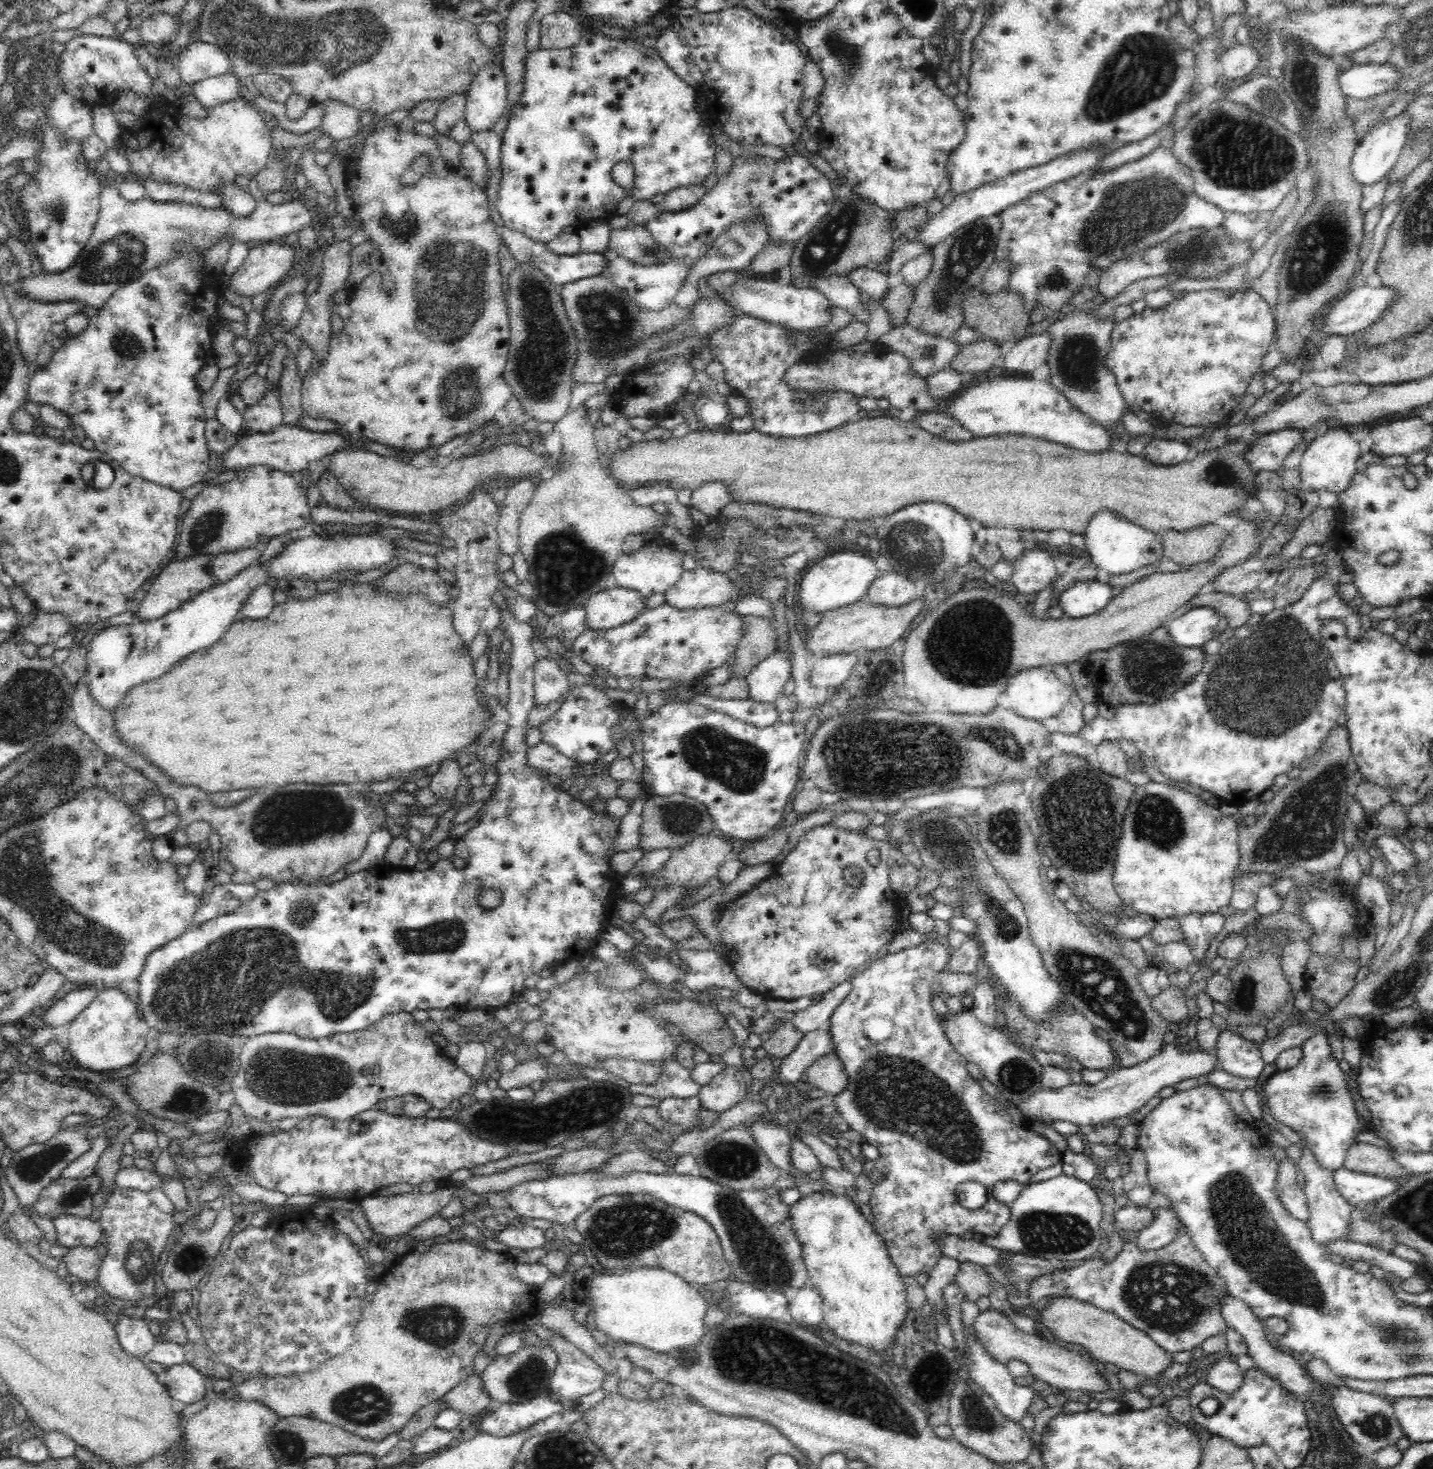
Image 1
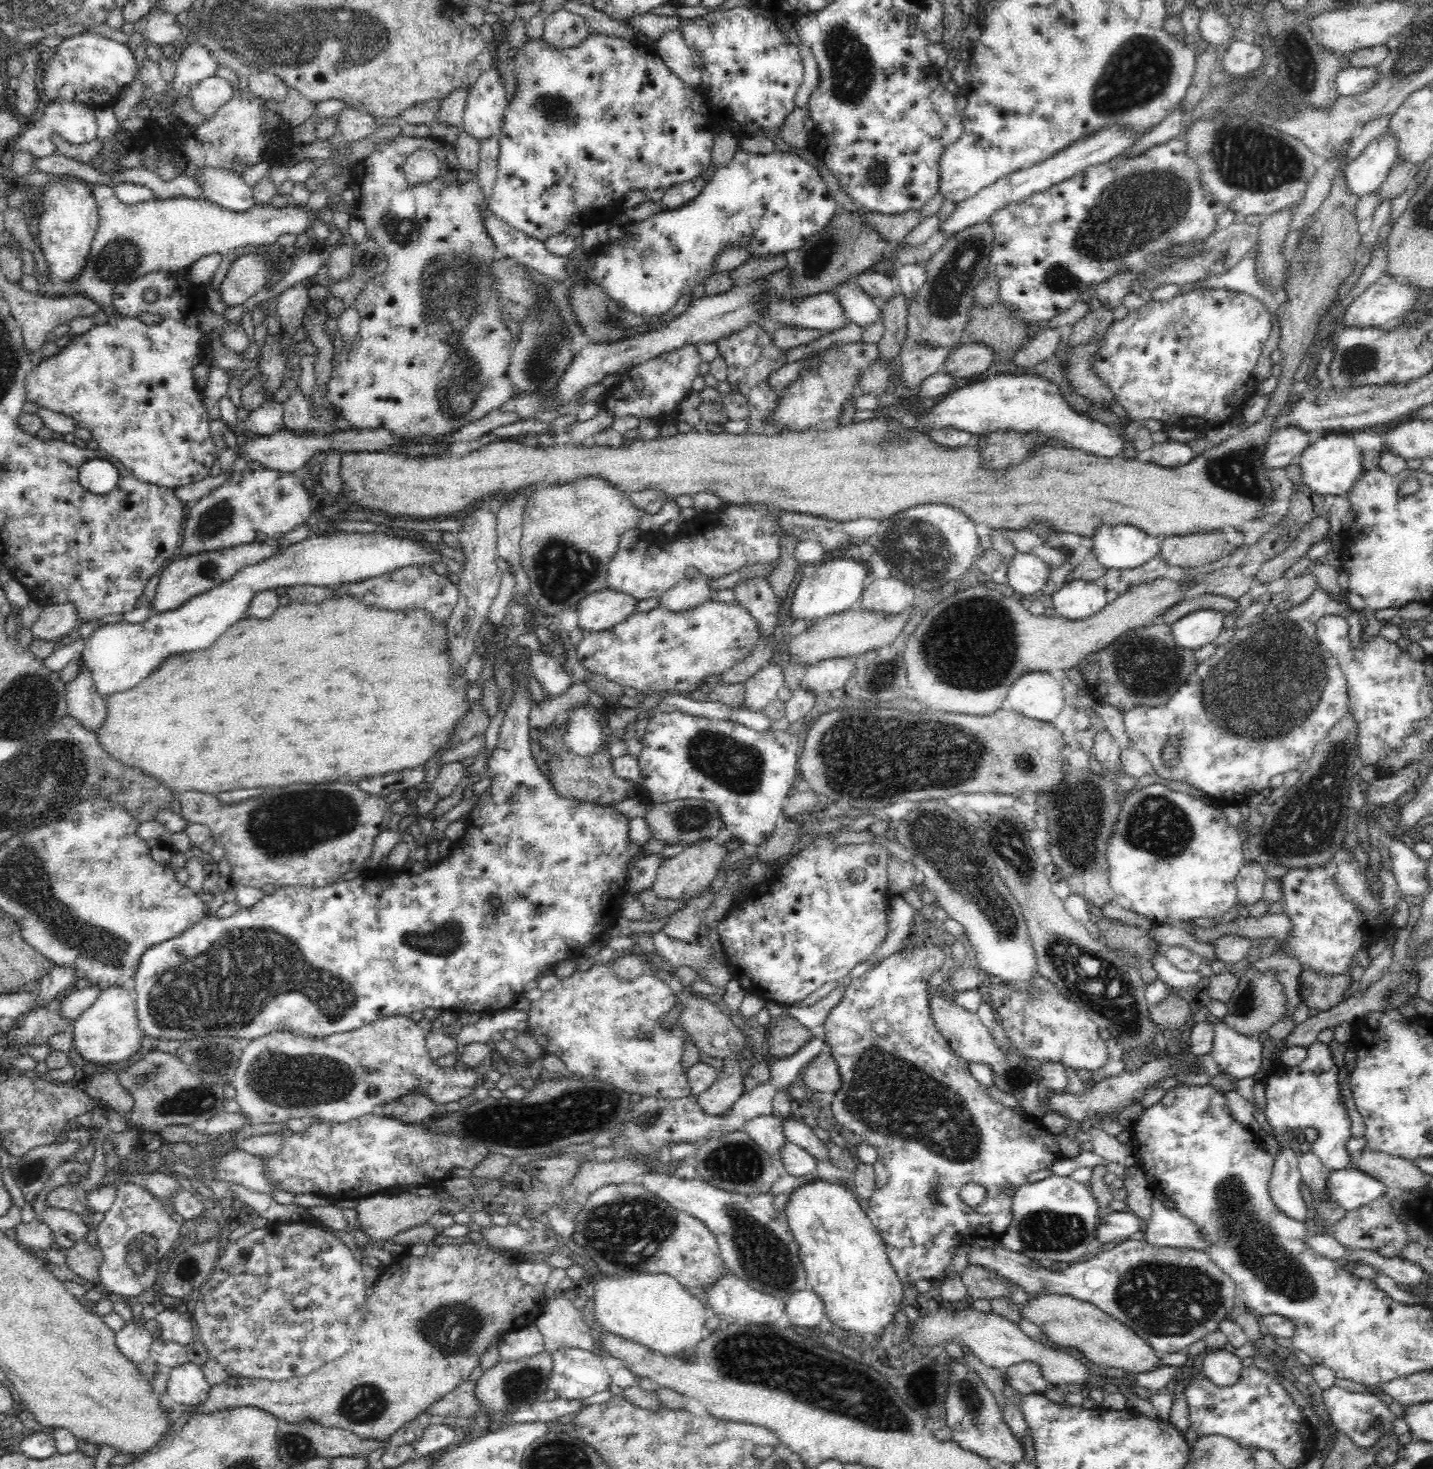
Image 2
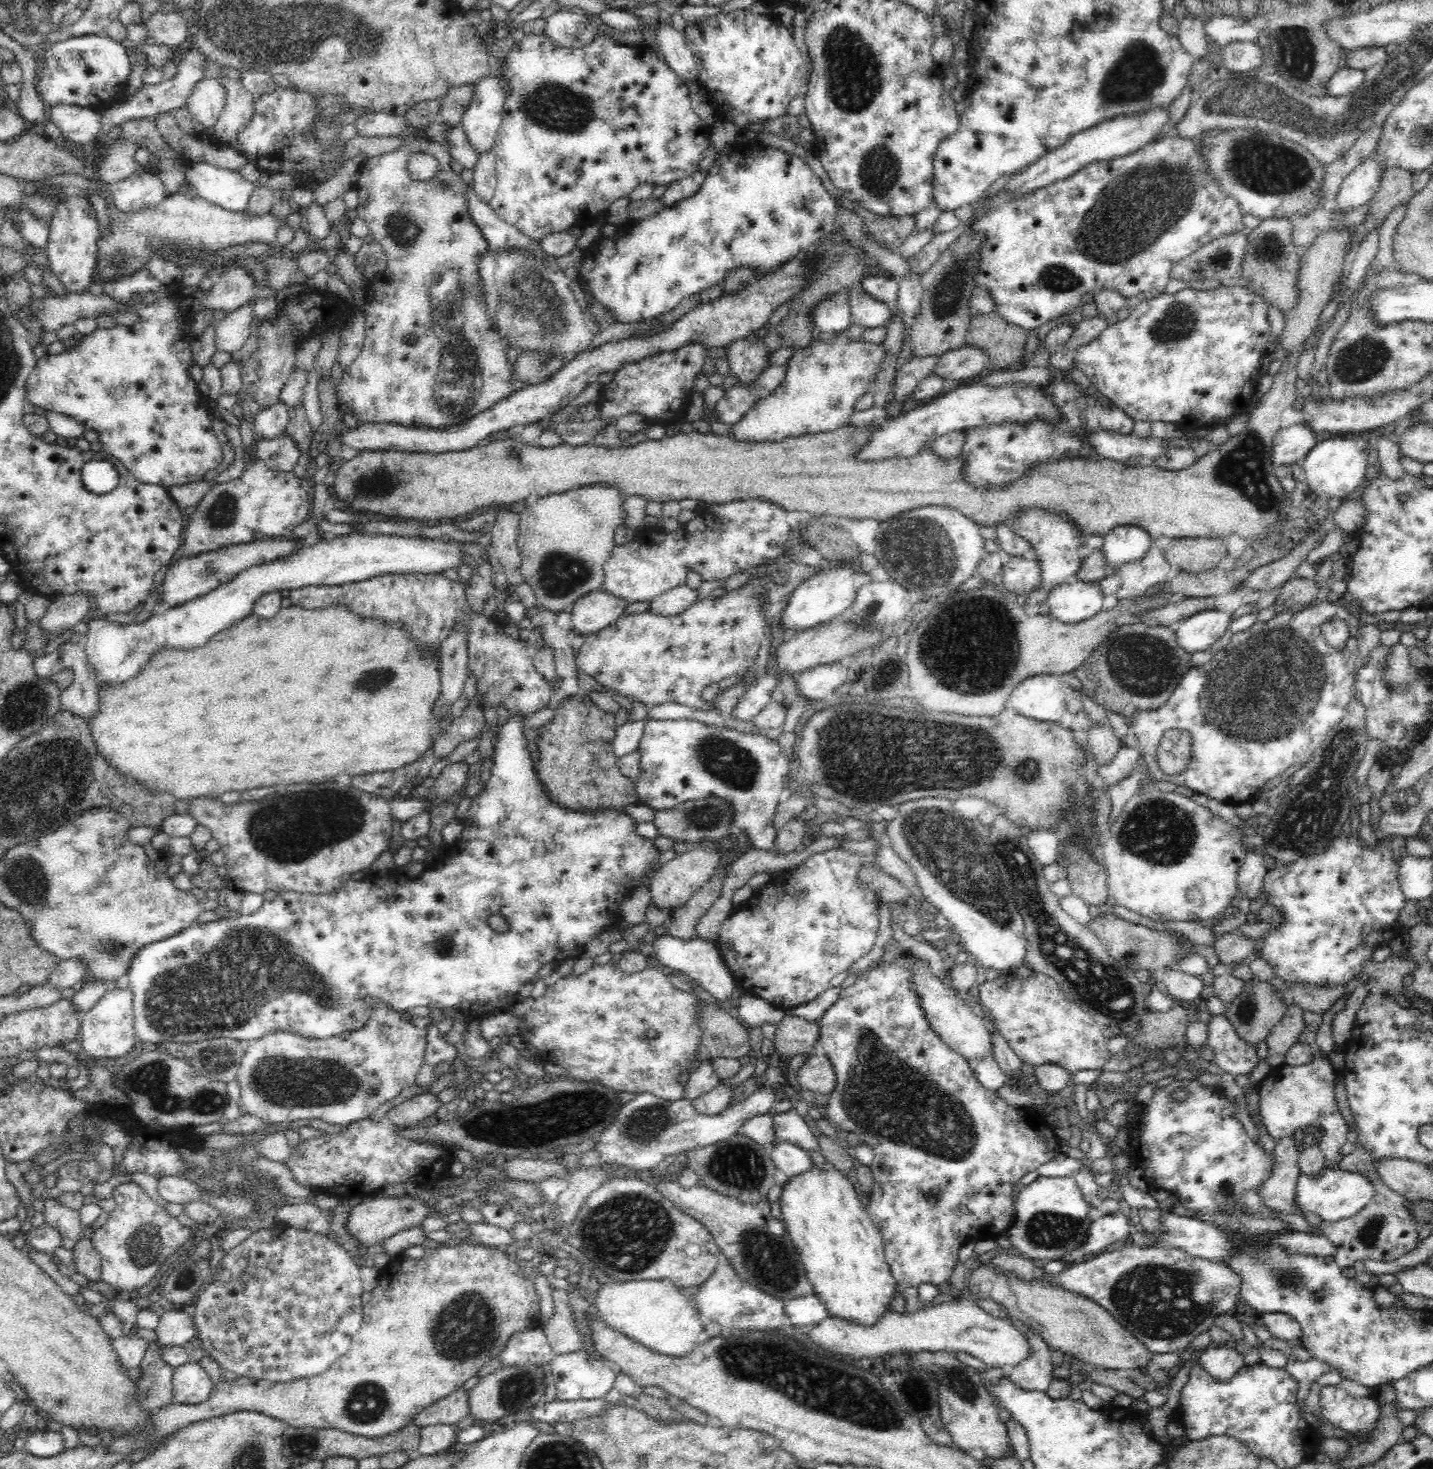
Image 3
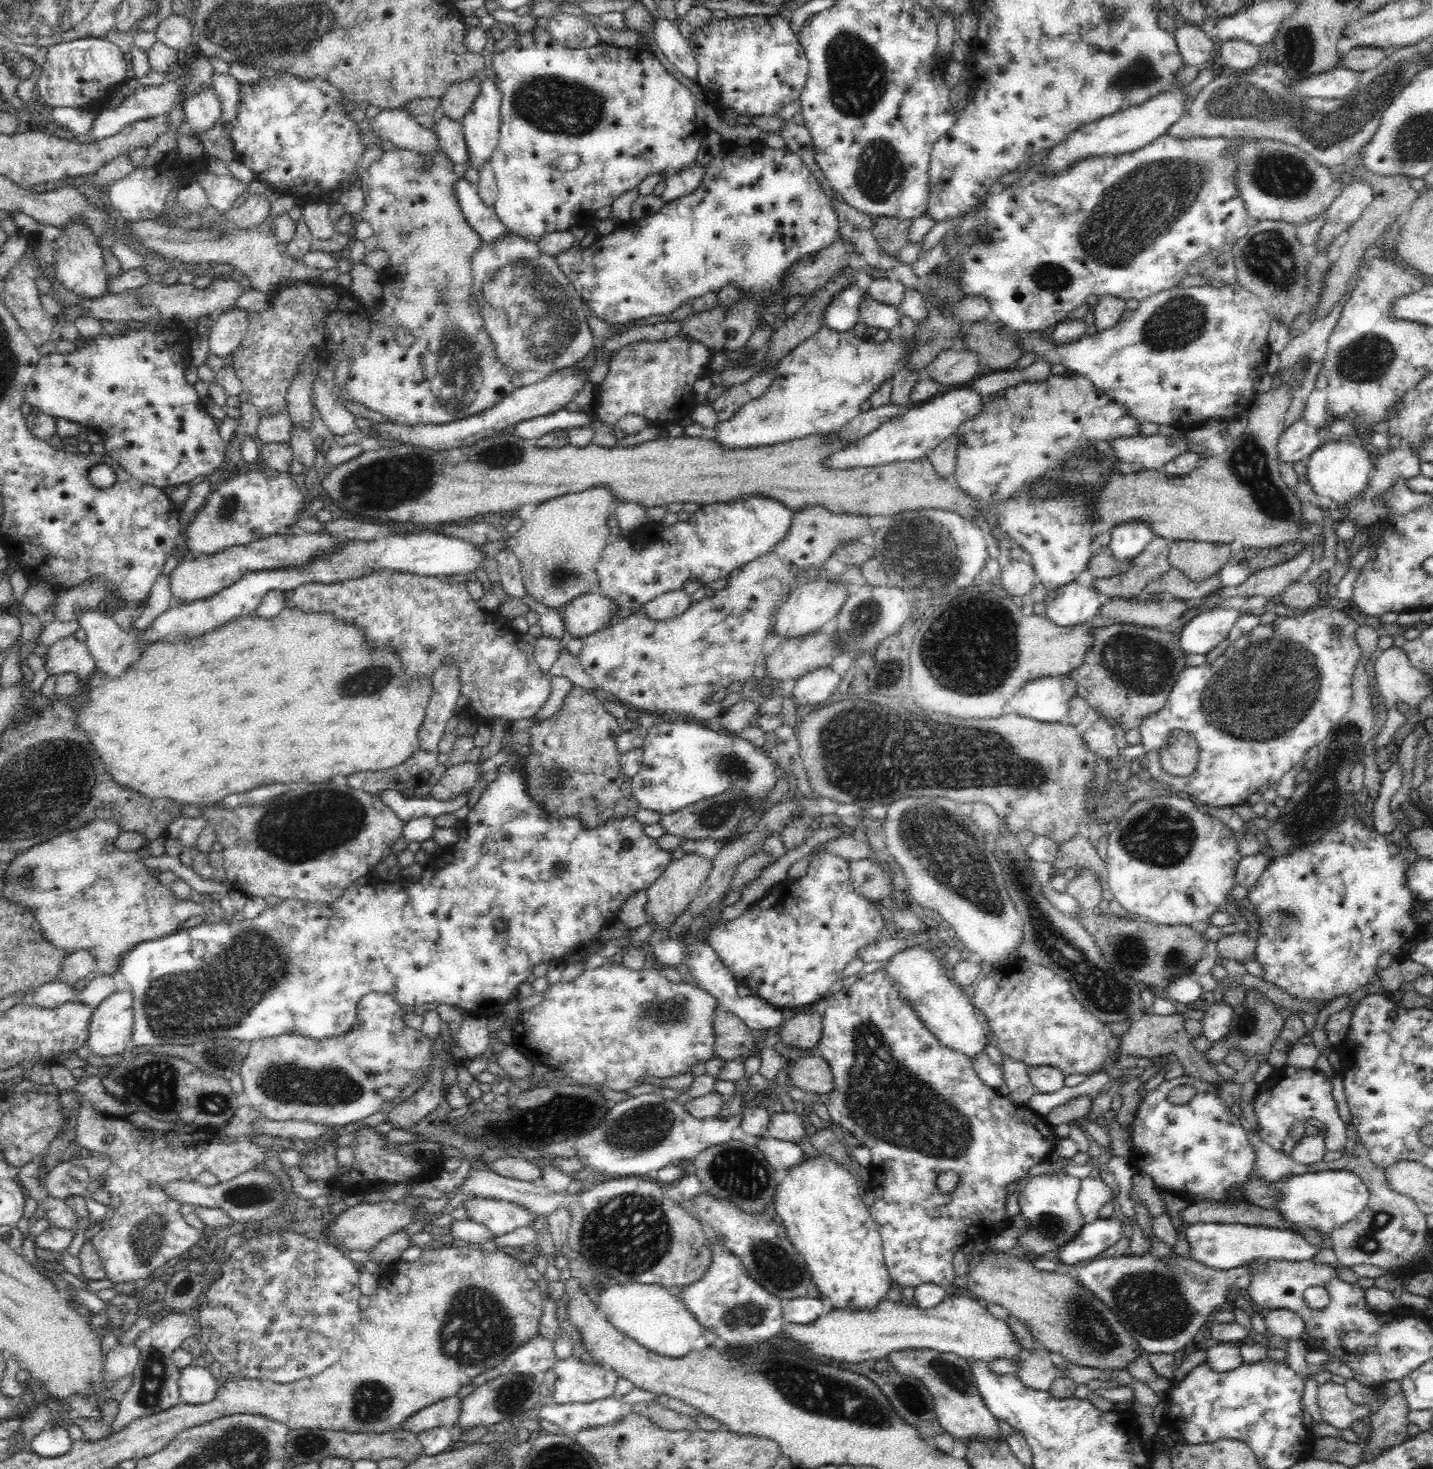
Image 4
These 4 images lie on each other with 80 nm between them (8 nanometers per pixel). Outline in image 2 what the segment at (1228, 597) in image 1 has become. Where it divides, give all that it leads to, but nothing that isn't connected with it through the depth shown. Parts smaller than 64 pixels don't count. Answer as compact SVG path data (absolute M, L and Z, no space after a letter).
M1213 594L1196 595L1188 599L1172 604L1170 609L1167 609L1162 615L1162 622L1172 626L1180 618L1191 614L1198 610L1214 610L1230 613L1237 608L1236 603L1225 596L1218 596Z

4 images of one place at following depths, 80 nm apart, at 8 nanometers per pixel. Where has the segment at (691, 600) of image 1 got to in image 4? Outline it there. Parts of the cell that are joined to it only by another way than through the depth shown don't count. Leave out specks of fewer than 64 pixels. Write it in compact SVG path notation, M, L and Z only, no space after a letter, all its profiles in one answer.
M684 589L658 595L643 609L645 616L654 621L667 621L682 614L691 605Z

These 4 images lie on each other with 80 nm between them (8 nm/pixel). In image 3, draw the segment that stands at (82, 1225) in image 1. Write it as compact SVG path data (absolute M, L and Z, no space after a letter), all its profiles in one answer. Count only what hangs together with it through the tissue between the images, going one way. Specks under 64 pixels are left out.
M46 1199L42 1211L45 1224L55 1228L62 1237L62 1247L73 1250L80 1240L80 1212L62 1206L57 1199Z

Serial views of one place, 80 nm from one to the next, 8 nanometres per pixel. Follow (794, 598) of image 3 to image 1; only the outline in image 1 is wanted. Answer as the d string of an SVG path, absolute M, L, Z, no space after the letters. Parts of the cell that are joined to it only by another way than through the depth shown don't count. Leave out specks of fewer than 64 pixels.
M838 552L813 563L803 576L798 591L798 608L804 613L824 614L865 599L868 586L878 576L875 560L863 553Z

